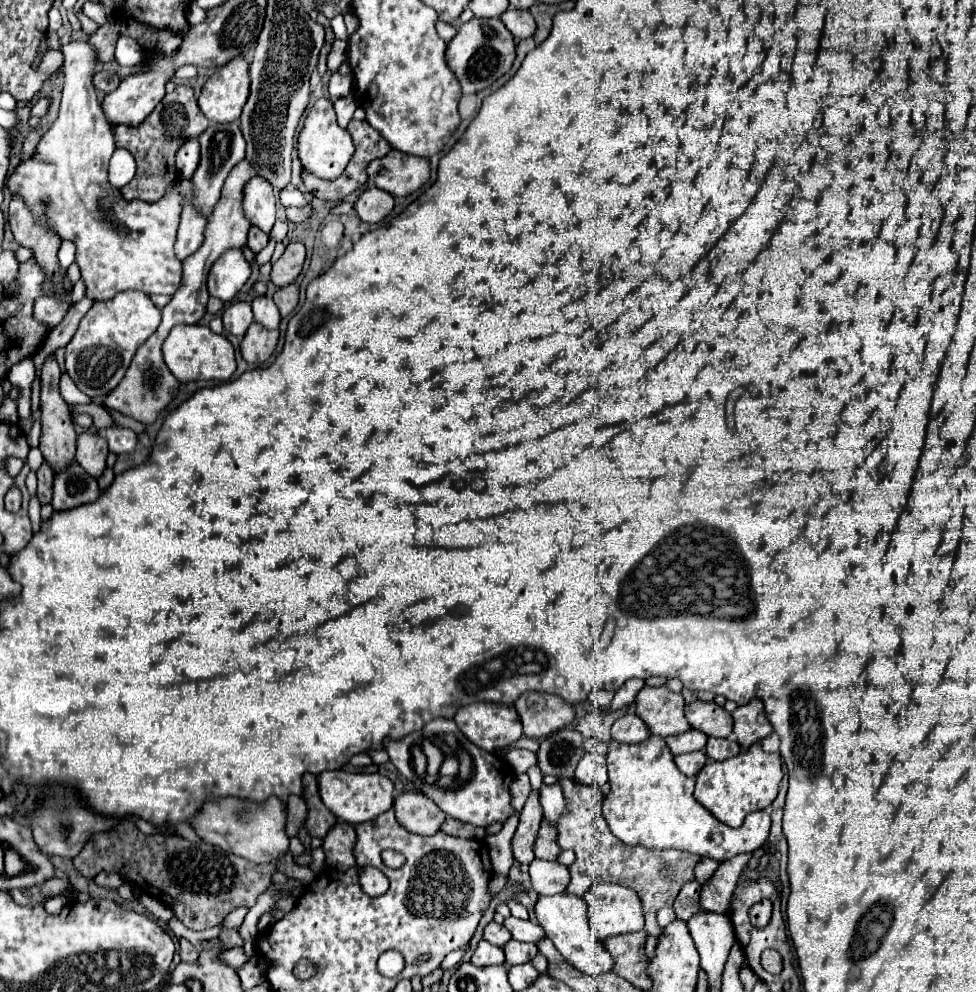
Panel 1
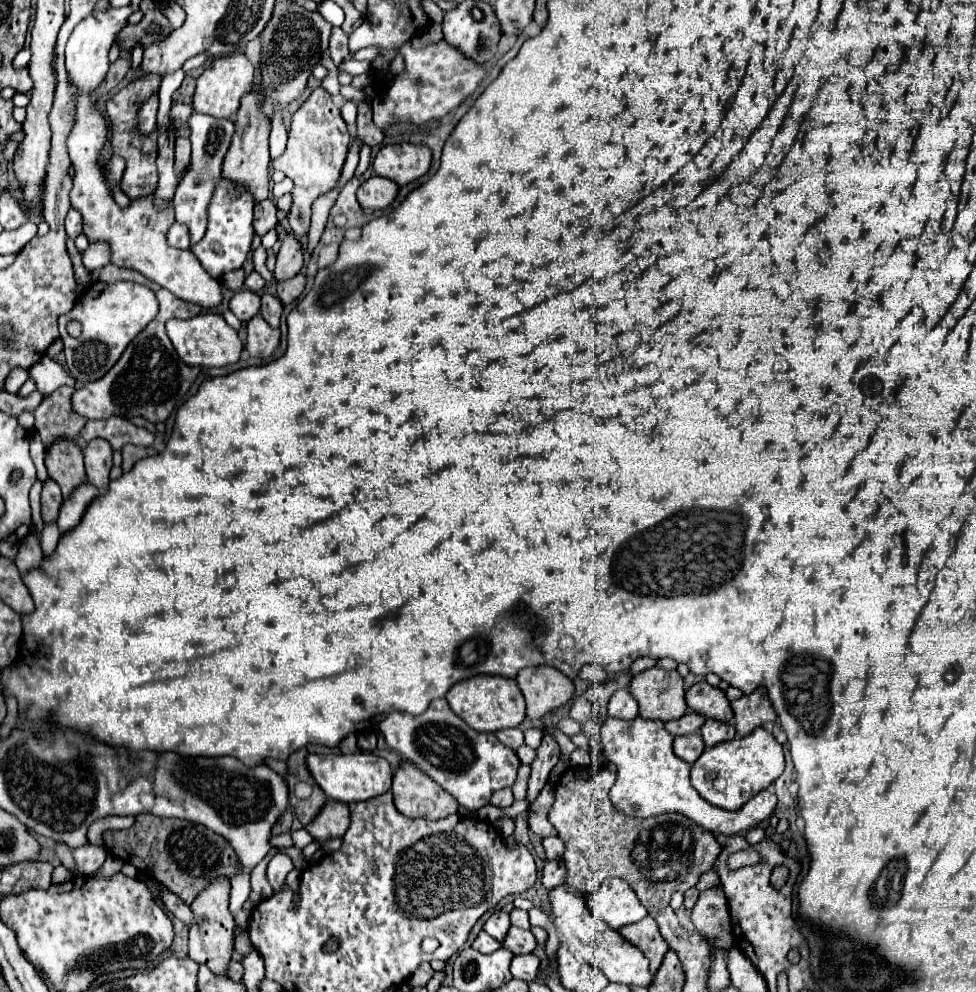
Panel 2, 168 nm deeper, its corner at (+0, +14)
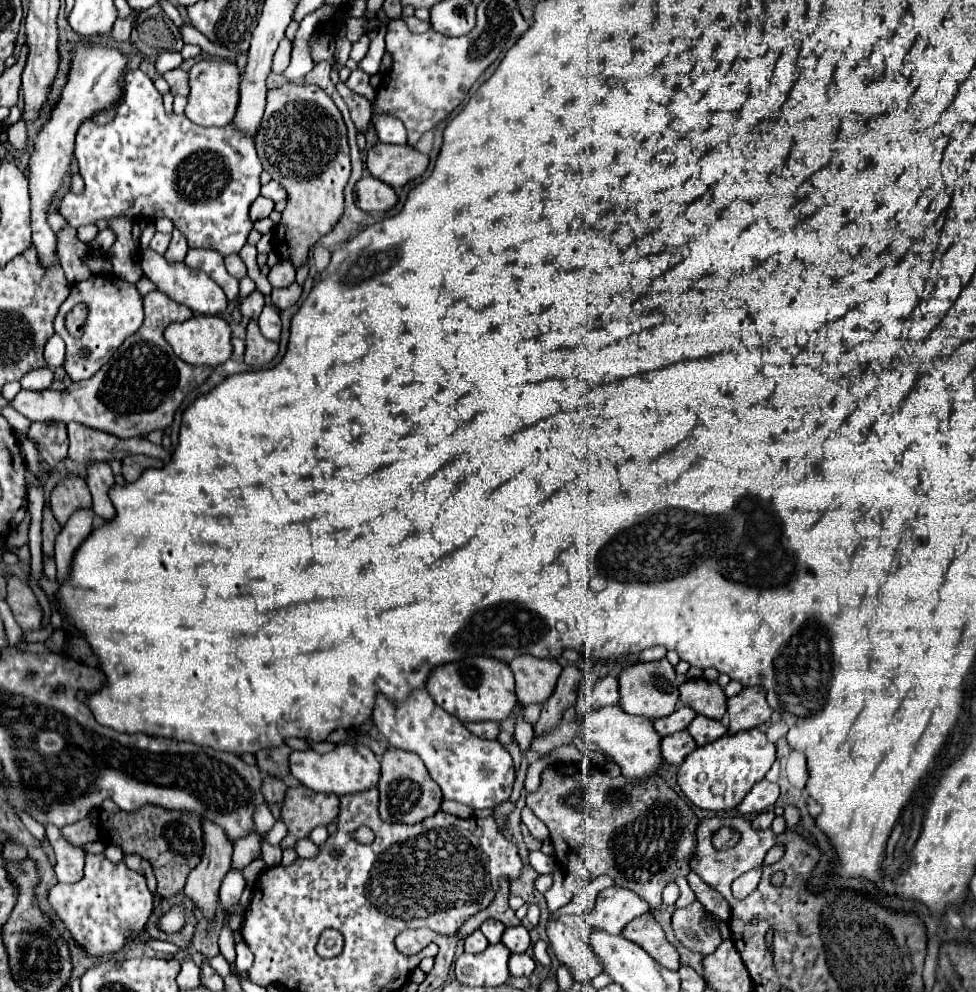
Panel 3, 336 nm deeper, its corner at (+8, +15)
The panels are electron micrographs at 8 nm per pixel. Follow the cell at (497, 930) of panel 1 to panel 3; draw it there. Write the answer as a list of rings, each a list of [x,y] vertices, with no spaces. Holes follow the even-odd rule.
[[[488,919],[488,921],[484,921],[482,925],[480,925],[480,931],[486,935],[486,939],[490,941],[490,943],[498,943],[500,941],[500,937],[502,937],[502,933],[504,933],[504,925],[500,923],[500,921],[494,921],[494,919]]]

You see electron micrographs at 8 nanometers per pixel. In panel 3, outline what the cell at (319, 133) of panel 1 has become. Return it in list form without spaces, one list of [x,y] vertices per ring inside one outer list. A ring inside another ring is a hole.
[[[286,83],[280,89],[268,91],[268,103],[264,111],[264,119],[260,131],[256,135],[256,151],[262,161],[264,171],[272,175],[272,179],[280,181],[288,191],[288,205],[282,213],[282,221],[272,231],[272,247],[282,259],[292,259],[294,265],[302,265],[308,261],[308,247],[318,243],[322,235],[326,235],[340,213],[344,211],[344,187],[350,177],[350,153],[346,141],[346,125],[334,101],[316,85],[306,83]]]

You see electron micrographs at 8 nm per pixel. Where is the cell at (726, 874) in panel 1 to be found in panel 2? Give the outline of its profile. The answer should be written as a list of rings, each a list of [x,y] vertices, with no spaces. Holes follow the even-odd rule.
[[[722,888],[704,890],[690,916],[694,928],[714,946],[722,950],[730,950],[734,946],[732,940],[732,924],[728,914],[728,902],[724,898]]]

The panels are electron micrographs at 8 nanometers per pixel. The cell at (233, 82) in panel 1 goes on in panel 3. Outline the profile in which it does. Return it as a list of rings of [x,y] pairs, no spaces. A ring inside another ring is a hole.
[[[226,59],[198,61],[190,69],[190,95],[188,95],[188,105],[184,113],[188,115],[190,121],[202,127],[230,125],[238,105],[238,83],[240,83],[240,69],[236,63],[230,63]]]

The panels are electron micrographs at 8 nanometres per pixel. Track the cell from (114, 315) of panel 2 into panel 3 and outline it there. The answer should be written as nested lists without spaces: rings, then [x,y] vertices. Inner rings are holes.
[[[92,275],[86,281],[74,283],[70,289],[68,299],[60,305],[60,311],[54,319],[54,331],[56,335],[64,335],[64,315],[78,303],[88,305],[88,315],[84,321],[84,335],[80,339],[74,337],[62,337],[66,343],[66,359],[64,359],[64,369],[66,375],[72,381],[84,381],[90,379],[112,355],[114,351],[124,343],[126,337],[134,335],[142,321],[144,321],[144,305],[142,305],[142,295],[138,293],[136,285],[116,277],[116,275]]]

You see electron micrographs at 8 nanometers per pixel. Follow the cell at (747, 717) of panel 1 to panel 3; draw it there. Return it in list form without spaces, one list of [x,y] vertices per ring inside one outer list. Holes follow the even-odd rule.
[[[746,687],[728,699],[728,733],[752,729],[770,719],[772,709],[766,703],[766,693],[760,687]]]

